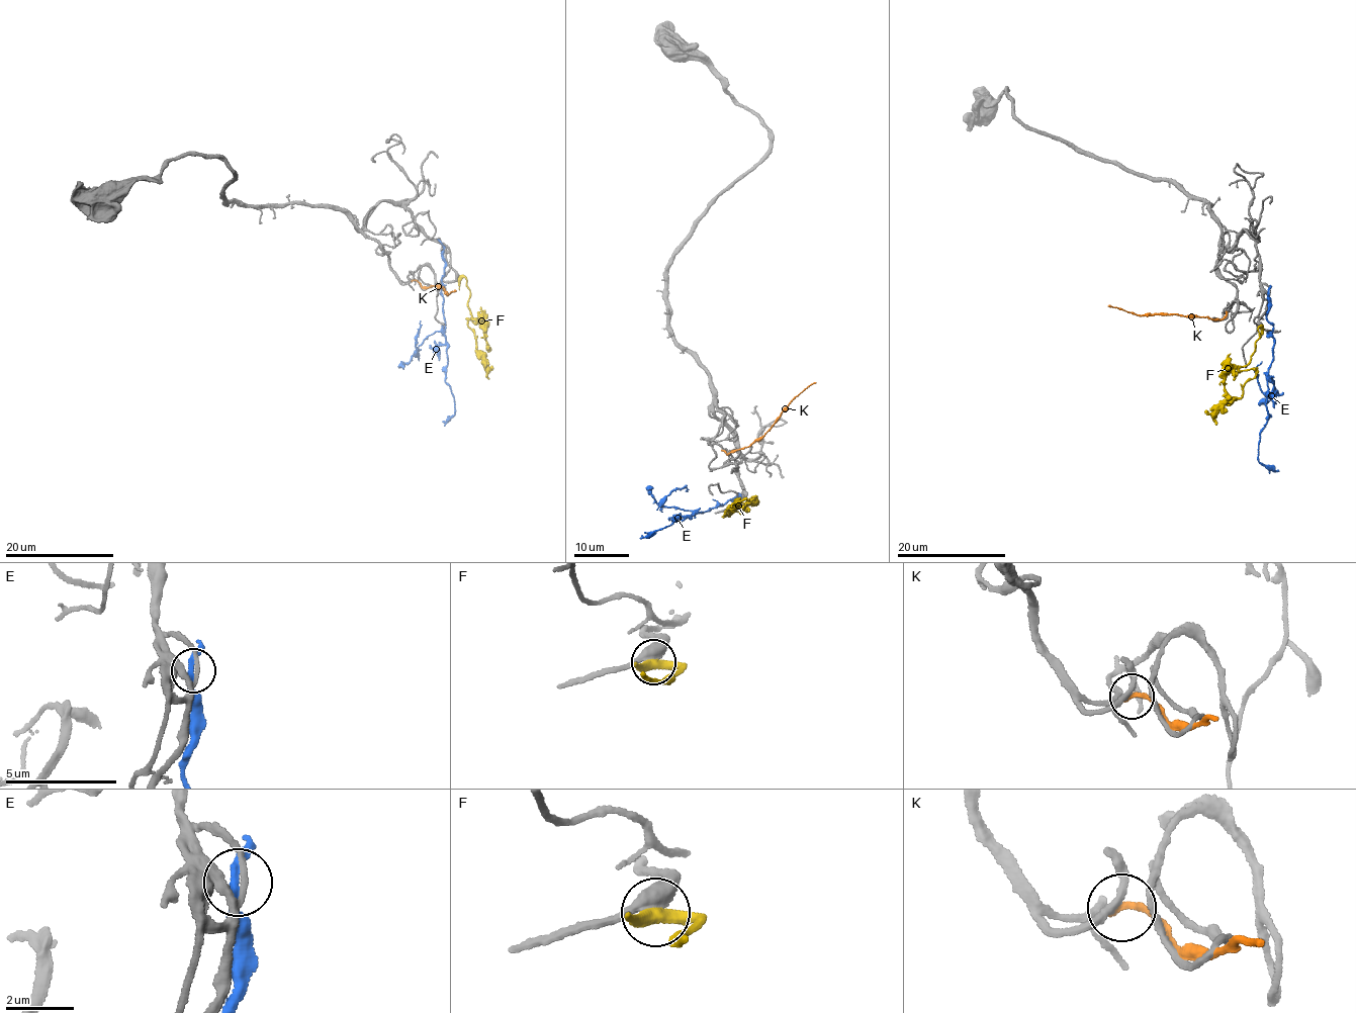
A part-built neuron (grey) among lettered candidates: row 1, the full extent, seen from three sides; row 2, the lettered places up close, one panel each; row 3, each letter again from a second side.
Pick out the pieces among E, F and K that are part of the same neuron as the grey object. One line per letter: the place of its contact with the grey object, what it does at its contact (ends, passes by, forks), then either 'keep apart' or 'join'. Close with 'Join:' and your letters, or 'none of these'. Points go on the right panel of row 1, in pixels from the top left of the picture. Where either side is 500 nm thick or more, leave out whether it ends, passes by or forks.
E: meets grey at (1269, 292); it passes by; keep apart
F: meets grey at (1262, 328); it passes by; join
K: meets grey at (1226, 311); it ends there; keep apart
Join: F

